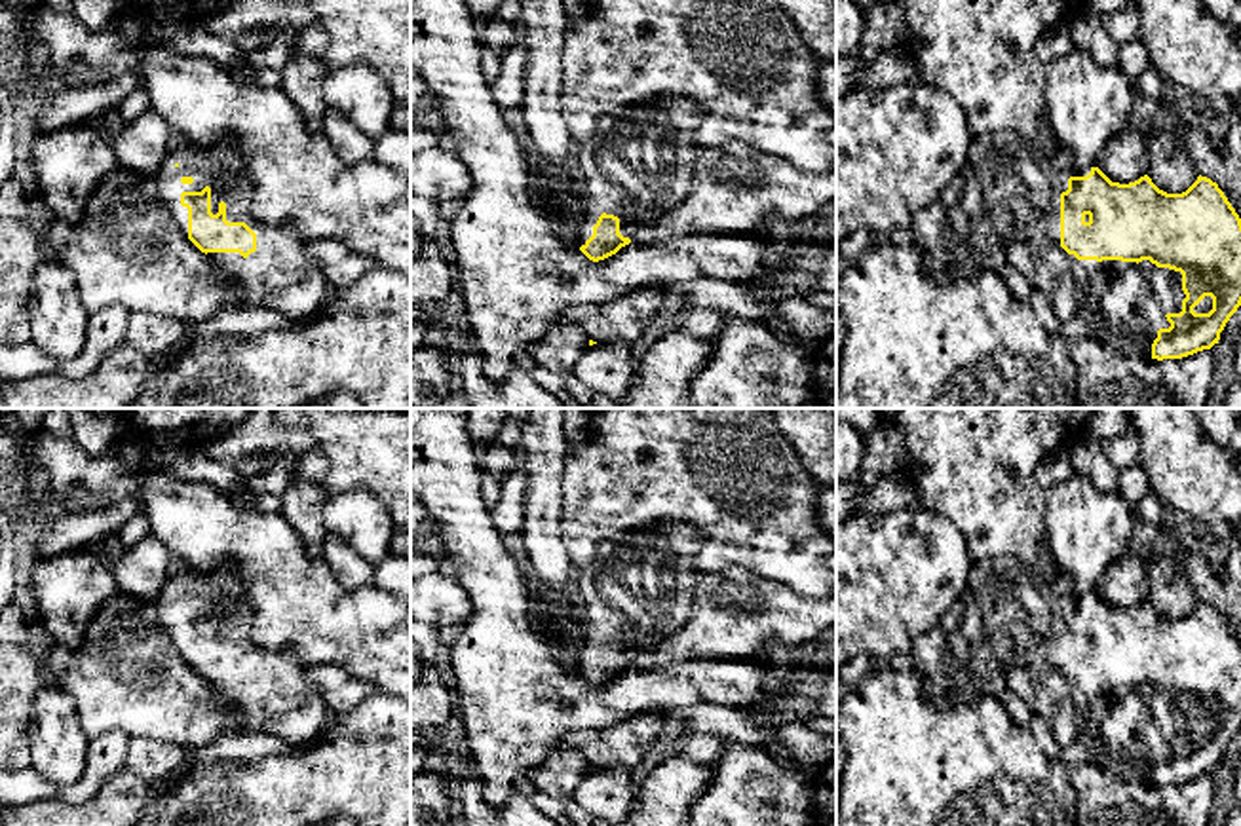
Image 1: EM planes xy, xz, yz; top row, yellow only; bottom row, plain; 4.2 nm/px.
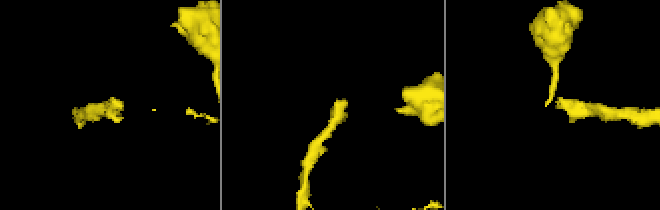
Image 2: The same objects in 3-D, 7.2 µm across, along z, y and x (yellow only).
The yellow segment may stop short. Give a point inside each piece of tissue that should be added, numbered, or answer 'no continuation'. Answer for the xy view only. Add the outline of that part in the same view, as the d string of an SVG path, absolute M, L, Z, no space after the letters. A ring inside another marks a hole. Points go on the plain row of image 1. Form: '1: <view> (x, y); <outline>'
1: xy (282, 701); M175 566L156 596L160 623L173 640L173 646L188 663L188 634L181 630L182 617L201 617L211 613L211 638L219 638L219 629L226 629L228 648L245 648L257 659L257 676L243 684L239 678L207 678L205 682L241 712L241 733L276 735L289 746L310 744L329 722L329 708L321 691L308 680L310 666L302 663L293 646L283 649L262 648L251 634L253 611L245 600L241 577L234 570L201 573L188 566Z

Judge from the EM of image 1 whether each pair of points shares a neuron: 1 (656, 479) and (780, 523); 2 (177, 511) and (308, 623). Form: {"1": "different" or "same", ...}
{"1": "same", "2": "same"}

